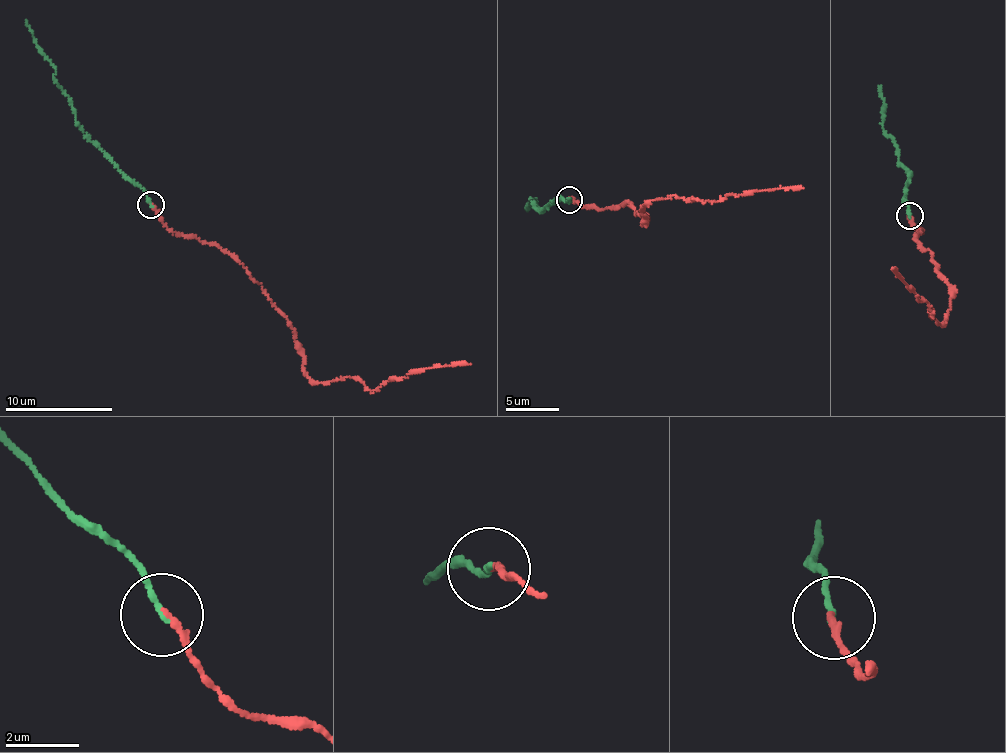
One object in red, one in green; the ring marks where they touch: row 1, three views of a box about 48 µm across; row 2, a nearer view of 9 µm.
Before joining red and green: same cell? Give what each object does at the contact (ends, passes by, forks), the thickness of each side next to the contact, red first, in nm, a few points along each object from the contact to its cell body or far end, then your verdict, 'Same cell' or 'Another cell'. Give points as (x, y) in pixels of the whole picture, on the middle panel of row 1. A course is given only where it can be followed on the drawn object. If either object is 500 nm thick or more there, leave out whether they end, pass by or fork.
At the ring red ends. At the ring green ends. Thickness 150 nm (red) against 150 nm. Course of red: (569, 199), (600, 209), (626, 201), (645, 221), (648, 204), (673, 195), (718, 201), (803, 188). Course of green: (569, 199), (558, 199), (541, 211), (530, 200), (534, 199), (527, 208). Same cell

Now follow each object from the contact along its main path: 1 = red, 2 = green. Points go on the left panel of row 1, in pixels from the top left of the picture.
1: (150, 204), (182, 236), (215, 242), (262, 287), (315, 382), (349, 377), (371, 391), (421, 369), (471, 364)
2: (150, 204), (146, 193), (75, 120), (72, 102), (54, 80), (55, 74), (26, 20)

